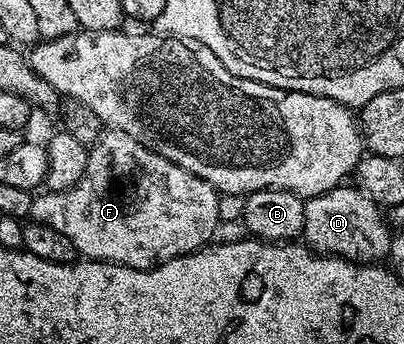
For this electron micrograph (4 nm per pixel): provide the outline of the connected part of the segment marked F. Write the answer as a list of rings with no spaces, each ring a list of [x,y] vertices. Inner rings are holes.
[[[106,129],[99,135],[98,142],[89,146],[84,179],[59,193],[46,191],[35,196],[30,217],[72,239],[76,251],[83,258],[111,261],[133,269],[150,269],[159,261],[194,253],[213,238],[210,236],[220,228],[219,196],[218,190],[204,179],[184,171],[184,167],[176,167],[176,163],[144,147],[144,143],[132,139],[132,135]]]

